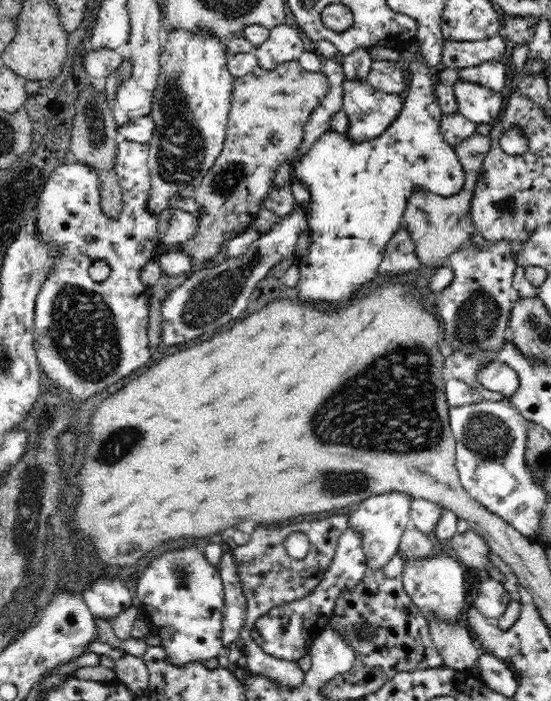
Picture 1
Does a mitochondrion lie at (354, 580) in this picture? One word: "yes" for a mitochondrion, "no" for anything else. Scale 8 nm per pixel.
no

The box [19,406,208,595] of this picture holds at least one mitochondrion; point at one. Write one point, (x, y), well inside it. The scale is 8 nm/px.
(125, 440)

